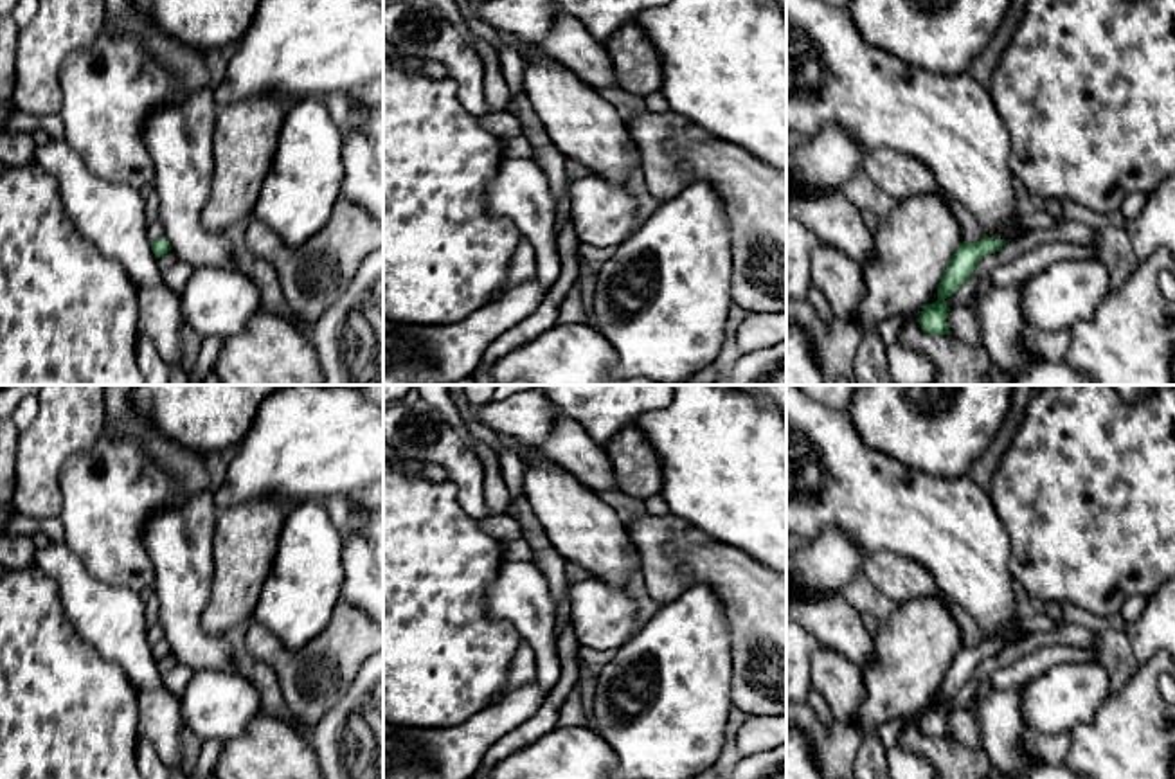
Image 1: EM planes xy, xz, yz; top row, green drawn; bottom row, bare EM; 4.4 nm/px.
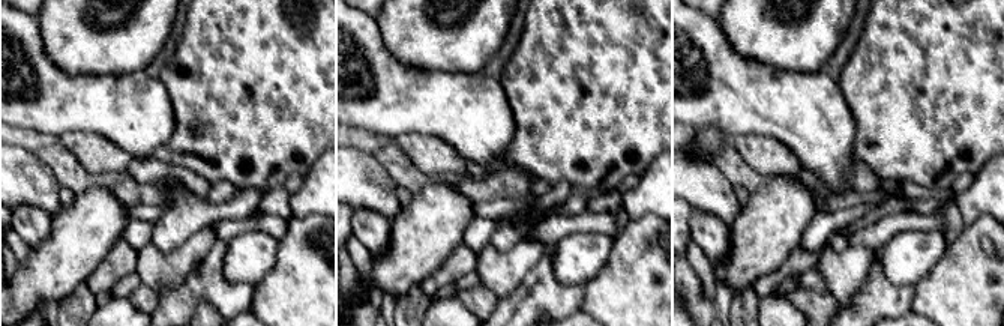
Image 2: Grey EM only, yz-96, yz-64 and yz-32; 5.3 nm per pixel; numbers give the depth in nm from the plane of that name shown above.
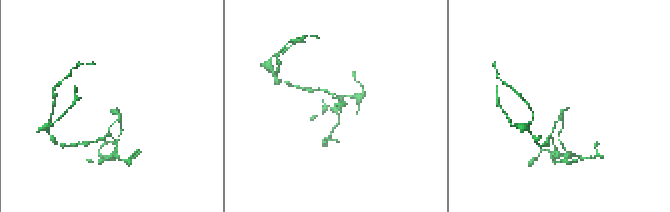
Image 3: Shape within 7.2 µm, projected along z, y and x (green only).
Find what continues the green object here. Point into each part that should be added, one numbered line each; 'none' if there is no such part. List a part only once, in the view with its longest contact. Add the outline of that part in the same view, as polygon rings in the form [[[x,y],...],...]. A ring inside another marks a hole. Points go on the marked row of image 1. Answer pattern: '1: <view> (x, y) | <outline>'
none

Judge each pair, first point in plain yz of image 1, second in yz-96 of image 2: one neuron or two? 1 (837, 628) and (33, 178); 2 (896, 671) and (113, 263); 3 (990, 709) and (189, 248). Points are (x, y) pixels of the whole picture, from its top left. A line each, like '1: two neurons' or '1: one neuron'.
1: one neuron
2: two neurons
3: one neuron

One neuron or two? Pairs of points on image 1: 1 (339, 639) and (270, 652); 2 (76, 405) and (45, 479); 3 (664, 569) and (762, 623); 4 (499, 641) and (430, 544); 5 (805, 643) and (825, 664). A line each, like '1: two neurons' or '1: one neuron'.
1: one neuron
2: one neuron
3: one neuron
4: one neuron
5: two neurons

